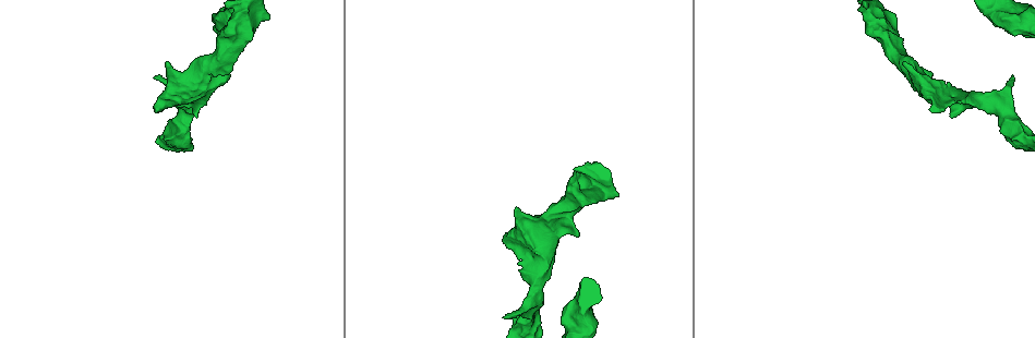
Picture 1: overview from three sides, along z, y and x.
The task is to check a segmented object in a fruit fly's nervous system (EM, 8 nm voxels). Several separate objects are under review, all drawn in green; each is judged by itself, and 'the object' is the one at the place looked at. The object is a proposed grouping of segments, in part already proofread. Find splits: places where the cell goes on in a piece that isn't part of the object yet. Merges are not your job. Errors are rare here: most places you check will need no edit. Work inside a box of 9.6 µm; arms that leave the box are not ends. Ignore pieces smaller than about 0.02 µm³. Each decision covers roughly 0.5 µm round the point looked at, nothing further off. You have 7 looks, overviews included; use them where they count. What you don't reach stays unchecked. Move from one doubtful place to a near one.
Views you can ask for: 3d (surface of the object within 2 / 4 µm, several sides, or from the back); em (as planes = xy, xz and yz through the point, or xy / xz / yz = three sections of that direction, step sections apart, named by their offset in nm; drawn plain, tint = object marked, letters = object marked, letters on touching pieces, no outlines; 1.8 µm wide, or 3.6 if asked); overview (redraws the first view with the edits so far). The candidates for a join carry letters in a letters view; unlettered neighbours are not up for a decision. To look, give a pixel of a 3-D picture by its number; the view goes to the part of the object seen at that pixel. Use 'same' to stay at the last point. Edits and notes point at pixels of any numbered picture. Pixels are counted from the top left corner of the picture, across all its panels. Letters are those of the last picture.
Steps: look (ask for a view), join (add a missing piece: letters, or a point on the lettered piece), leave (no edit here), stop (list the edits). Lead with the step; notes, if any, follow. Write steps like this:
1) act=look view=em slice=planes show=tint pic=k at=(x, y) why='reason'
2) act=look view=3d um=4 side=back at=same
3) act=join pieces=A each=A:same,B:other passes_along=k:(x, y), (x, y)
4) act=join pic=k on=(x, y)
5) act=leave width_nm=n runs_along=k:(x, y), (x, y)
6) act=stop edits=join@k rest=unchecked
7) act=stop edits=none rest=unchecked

act=look view=em slice=xy step=16 show=letters pic=1 at=(1012, 76) why='an open end'

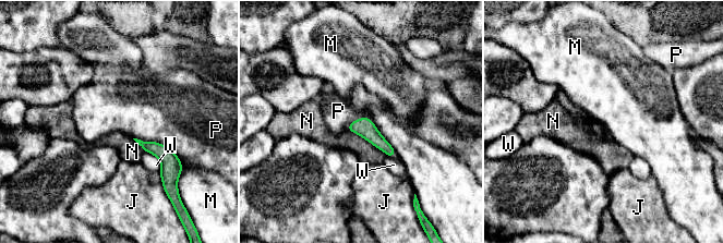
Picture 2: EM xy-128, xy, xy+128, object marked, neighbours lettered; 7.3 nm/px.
act=look view=em slice=planes show=letters at=same why='another direction'

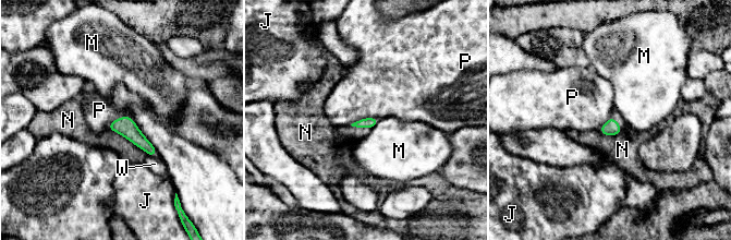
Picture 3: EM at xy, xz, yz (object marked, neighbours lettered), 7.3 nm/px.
act=leave each=J:other,M:other,N:other,P:other,W:other runs_along=3:(111, 126), (124, 126), (154, 153) found='none of them fits'

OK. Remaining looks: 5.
act=look view=3d um=4 pic=1 at=(905, 61) why='an open end'

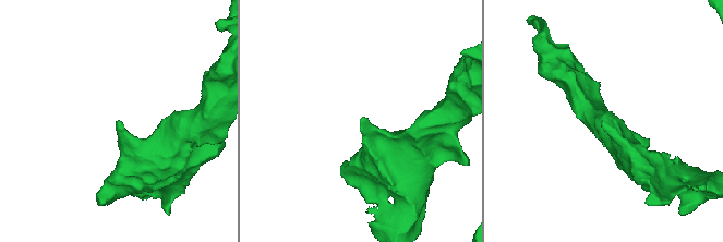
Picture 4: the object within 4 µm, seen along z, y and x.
act=look view=em slice=planes show=letters pic=4 at=(363, 117)

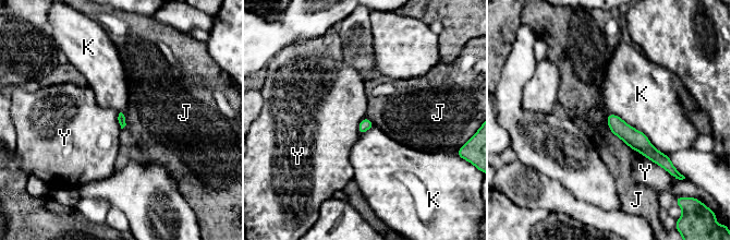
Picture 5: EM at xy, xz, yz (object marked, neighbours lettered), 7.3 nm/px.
act=leave each=J:other,K:other,Y:other runs_along=5:(610, 116), (659, 160) found='none of them fits'

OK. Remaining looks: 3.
act=look view=em um=3.6 slice=planes show=tint pic=1 at=(227, 30) why='branch stops here'

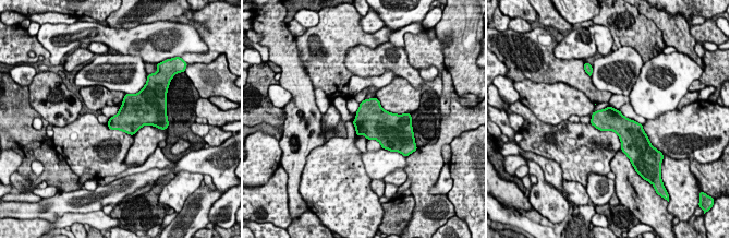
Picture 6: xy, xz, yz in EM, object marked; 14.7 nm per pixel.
act=look view=em um=3.6 slice=planes show=letters at=same why='what lies round it'

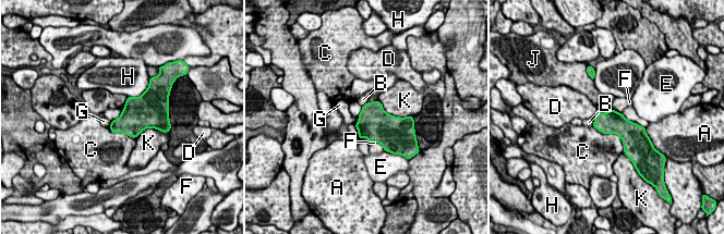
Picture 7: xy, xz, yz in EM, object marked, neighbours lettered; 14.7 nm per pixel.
act=leave each=A:other,B:other,C:other,D:other,E:other,F:other,G:other,H:other,J:other,K:other border=7:(370, 142), (376, 142), (384, 149) found='no lettered piece goes on from it'

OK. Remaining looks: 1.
act=stop edits=none rest=unchecked

